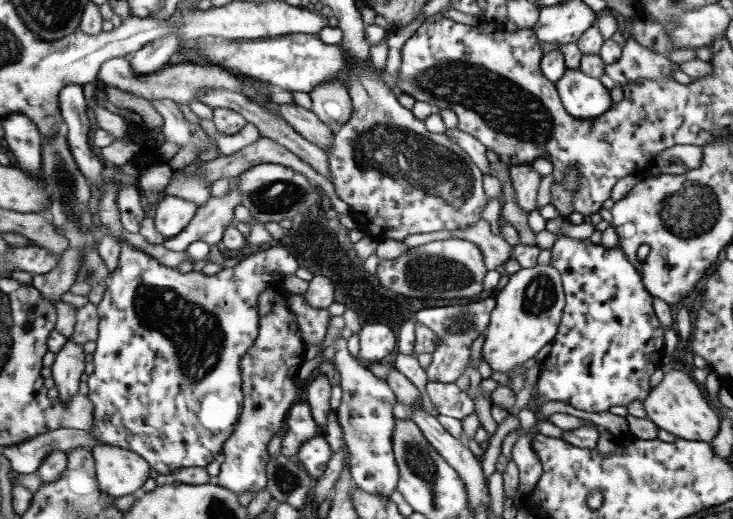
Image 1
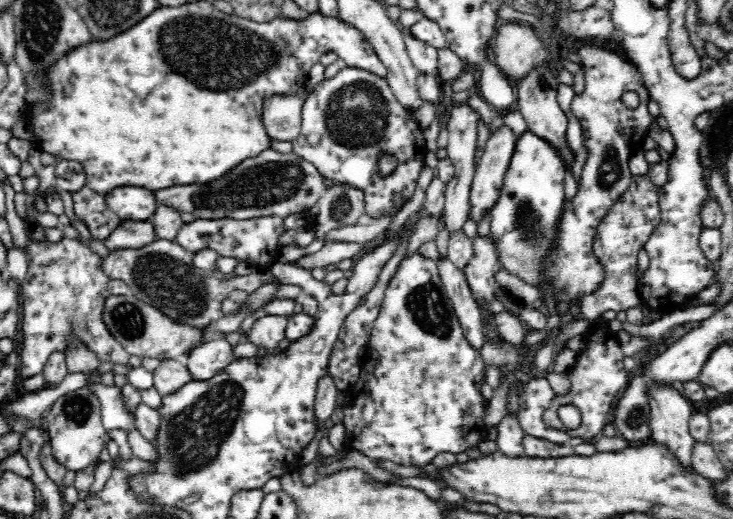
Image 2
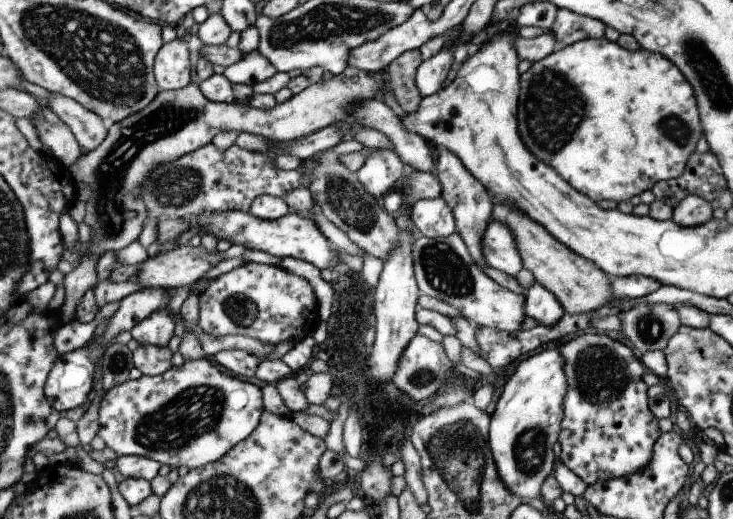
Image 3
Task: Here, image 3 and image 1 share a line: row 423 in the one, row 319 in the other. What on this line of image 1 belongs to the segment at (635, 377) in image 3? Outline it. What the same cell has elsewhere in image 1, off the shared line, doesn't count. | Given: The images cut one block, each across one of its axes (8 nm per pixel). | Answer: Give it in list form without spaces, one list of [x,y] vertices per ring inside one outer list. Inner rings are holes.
[[[557,238],[551,246],[551,266],[561,272],[565,308],[559,330],[551,342],[547,358],[539,364],[537,392],[541,400],[559,400],[583,412],[607,412],[611,406],[643,402],[651,392],[651,374],[667,360],[663,326],[651,308],[651,294],[645,290],[641,274],[627,260],[625,252],[591,244],[587,238]]]

